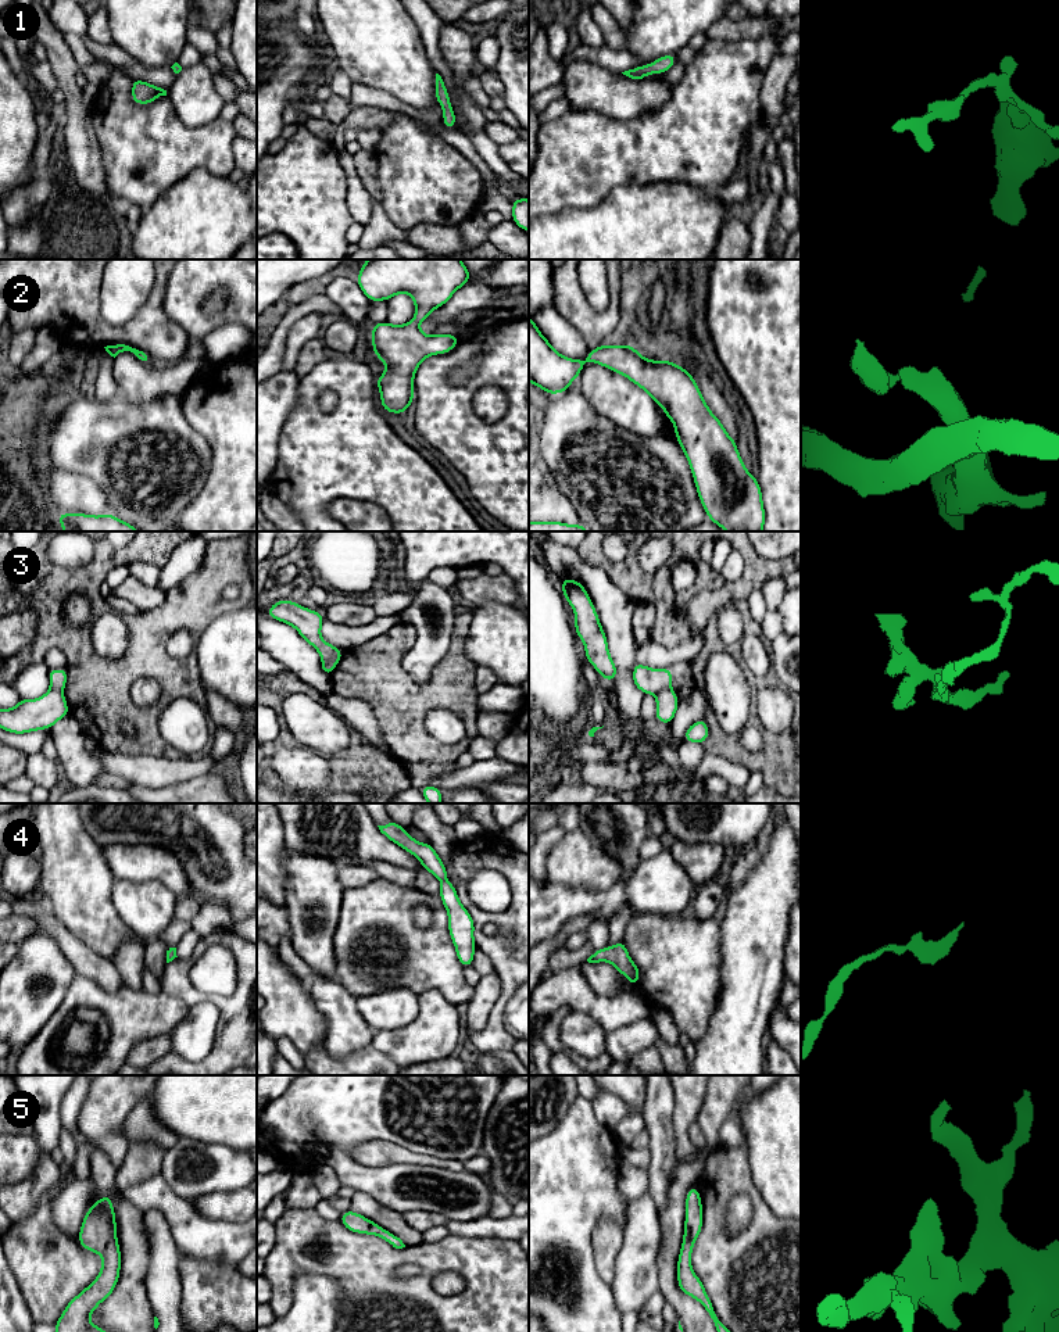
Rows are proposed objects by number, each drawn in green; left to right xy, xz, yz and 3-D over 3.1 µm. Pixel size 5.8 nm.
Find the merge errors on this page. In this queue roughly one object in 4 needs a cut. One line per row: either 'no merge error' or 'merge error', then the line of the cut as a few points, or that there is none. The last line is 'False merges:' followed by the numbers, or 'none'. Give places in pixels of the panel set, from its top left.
1: no merge error | no cut
2: no merge error | no cut
3: merge error | yz (669, 687), (655, 695)
4: no merge error | no cut
5: no merge error | no cut
False merges: 3

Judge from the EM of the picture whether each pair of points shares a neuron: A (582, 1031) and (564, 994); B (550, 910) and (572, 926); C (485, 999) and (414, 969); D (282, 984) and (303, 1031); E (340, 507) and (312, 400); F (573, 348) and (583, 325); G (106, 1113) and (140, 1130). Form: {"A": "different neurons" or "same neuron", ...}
{"A": "different neurons", "B": "different neurons", "C": "different neurons", "D": "same neuron", "E": "different neurons", "F": "different neurons", "G": "different neurons"}

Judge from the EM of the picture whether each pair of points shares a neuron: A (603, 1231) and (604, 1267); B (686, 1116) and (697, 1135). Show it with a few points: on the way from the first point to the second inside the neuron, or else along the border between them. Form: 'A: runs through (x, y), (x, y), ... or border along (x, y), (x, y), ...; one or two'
A: runs through (604, 1239), (604, 1259); one
B: border along (696, 1120), (689, 1128), (689, 1138), (698, 1149); two

